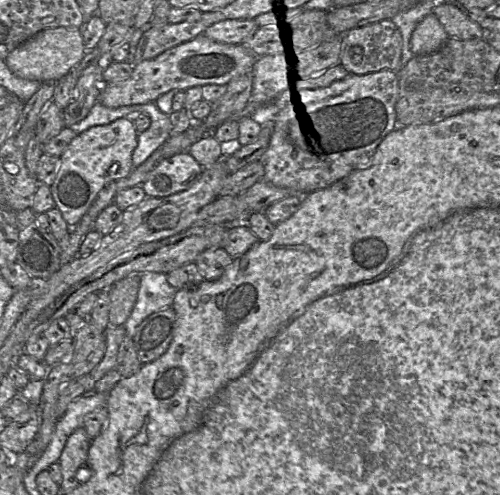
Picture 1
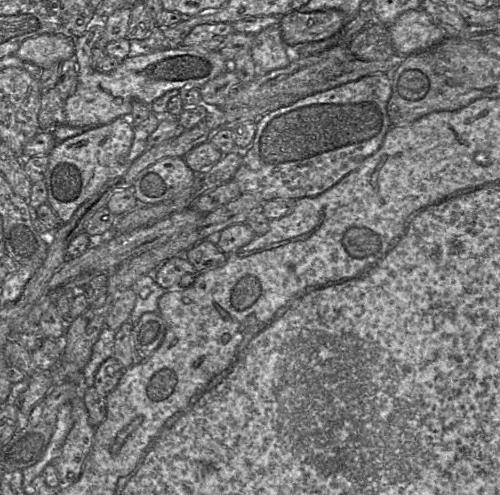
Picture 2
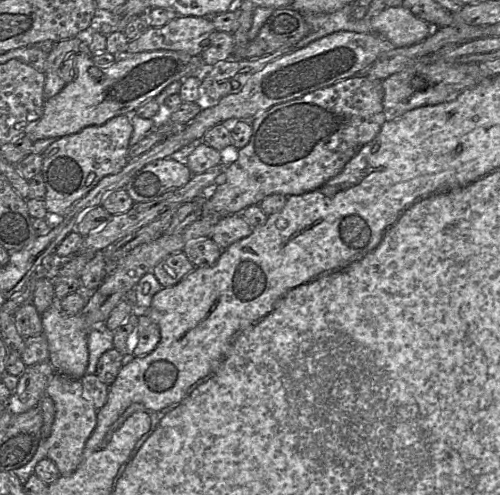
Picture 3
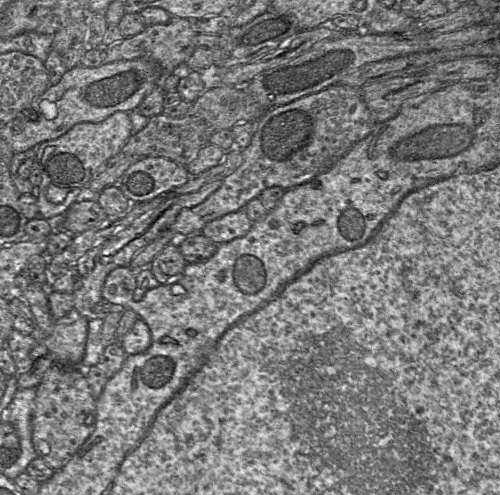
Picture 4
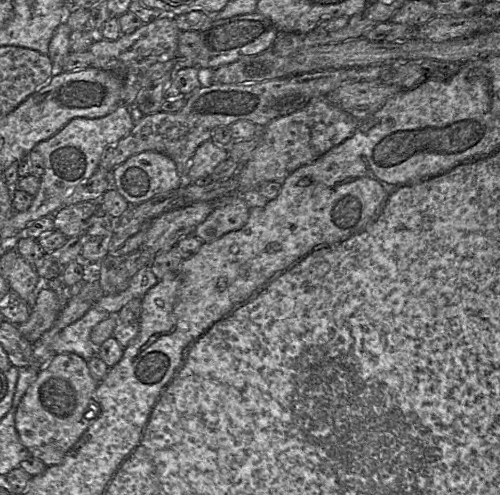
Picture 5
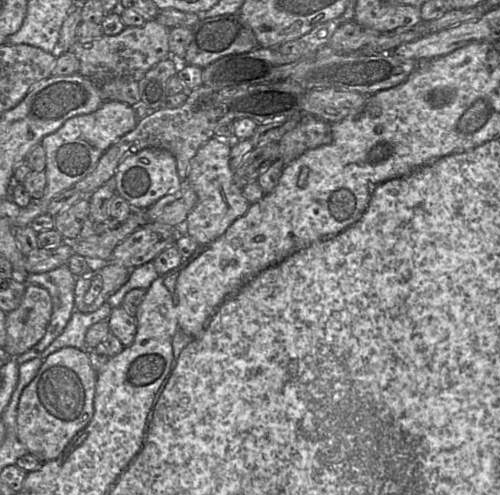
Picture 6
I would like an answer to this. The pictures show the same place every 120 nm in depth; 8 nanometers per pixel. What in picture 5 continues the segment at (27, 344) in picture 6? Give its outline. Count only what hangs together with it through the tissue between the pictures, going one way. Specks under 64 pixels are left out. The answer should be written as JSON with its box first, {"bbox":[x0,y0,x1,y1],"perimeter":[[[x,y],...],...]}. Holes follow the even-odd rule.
{"bbox":[18,287,61,343],"perimeter":[[[42,287],[37,292],[36,302],[31,308],[29,319],[19,324],[18,329],[29,342],[34,343],[52,327],[61,310],[61,302],[55,291]]]}

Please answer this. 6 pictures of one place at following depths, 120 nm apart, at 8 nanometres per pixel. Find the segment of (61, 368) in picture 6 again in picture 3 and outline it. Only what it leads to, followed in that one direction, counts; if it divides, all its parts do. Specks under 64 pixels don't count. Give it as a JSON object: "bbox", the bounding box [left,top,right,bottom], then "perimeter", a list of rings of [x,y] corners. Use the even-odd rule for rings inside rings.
{"bbox":[46,373,97,476],"perimeter":[[[55,373],[46,388],[55,405],[55,418],[46,440],[47,458],[54,462],[62,476],[73,474],[81,465],[86,443],[97,425],[97,409],[89,399],[82,381]]]}

